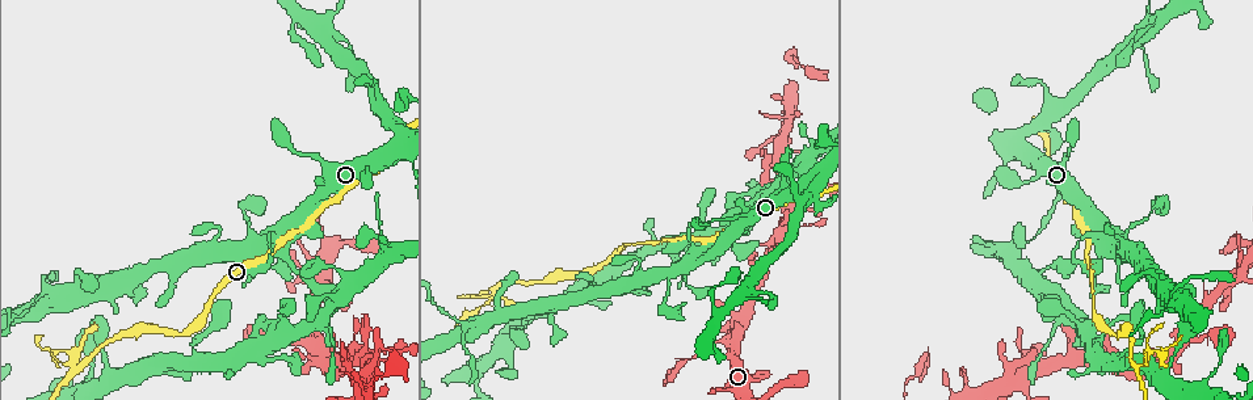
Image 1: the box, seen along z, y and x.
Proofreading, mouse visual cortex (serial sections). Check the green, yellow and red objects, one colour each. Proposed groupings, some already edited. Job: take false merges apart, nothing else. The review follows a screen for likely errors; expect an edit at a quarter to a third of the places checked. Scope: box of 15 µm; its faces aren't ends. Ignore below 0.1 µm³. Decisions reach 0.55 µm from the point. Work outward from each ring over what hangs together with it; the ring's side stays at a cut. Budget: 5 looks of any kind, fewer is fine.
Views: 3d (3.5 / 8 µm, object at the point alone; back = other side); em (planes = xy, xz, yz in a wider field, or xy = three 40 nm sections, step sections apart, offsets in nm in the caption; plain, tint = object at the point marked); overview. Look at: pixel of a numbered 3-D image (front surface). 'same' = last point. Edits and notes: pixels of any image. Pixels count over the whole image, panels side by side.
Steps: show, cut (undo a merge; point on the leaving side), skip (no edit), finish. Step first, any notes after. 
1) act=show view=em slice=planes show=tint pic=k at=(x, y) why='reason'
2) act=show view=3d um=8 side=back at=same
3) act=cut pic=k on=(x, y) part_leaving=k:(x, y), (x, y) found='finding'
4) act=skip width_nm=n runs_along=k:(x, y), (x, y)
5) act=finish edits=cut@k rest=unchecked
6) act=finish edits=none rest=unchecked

act=show view=em slice=xy step=3 show=tint pic=1 at=(1022, 351) why='thin neck'

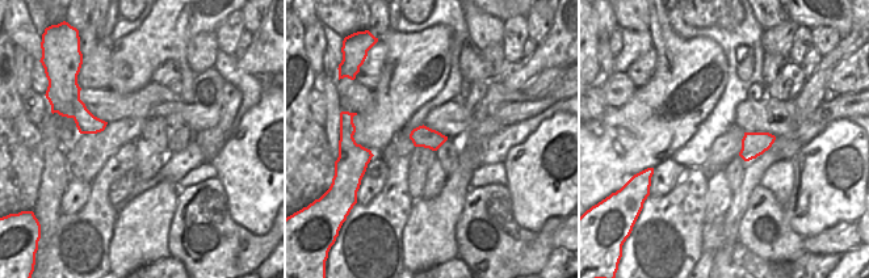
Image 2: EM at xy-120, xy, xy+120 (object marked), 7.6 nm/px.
act=show view=3d um=3.5 at=same why='wider look'

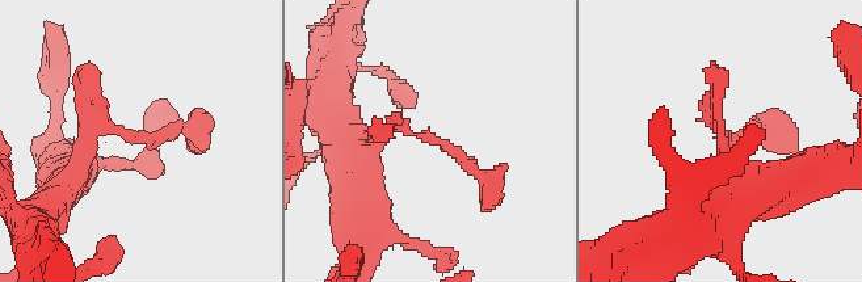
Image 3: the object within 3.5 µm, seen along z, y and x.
act=skip runs_along=3:(70, 180), (102, 127), (194, 131) found='one cell here'

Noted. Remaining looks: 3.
act=show view=3d um=3.5 pic=1 at=(1136, 370) why='abrupt turn'

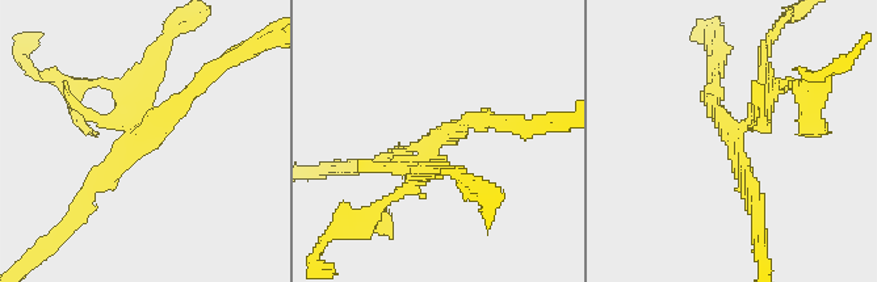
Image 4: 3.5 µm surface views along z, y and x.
act=show view=em slice=xy step=3 show=plain pic=4 at=(730, 132)

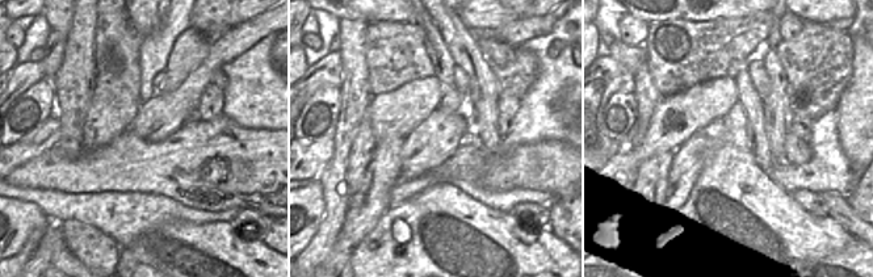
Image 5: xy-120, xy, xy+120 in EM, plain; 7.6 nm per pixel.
act=show view=em slice=xy step=3 show=tint at=same why='with the object marked'

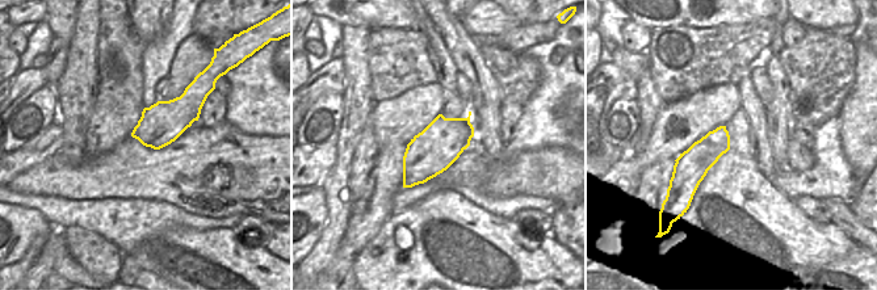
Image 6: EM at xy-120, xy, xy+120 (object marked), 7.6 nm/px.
act=cut pic=4 on=(766, 92) part_leaving=4:(746, 123), (776, 87), (813, 79) found='a second cell is stuck on'

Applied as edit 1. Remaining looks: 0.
act=finish edits=cut@4 rest=unchecked

